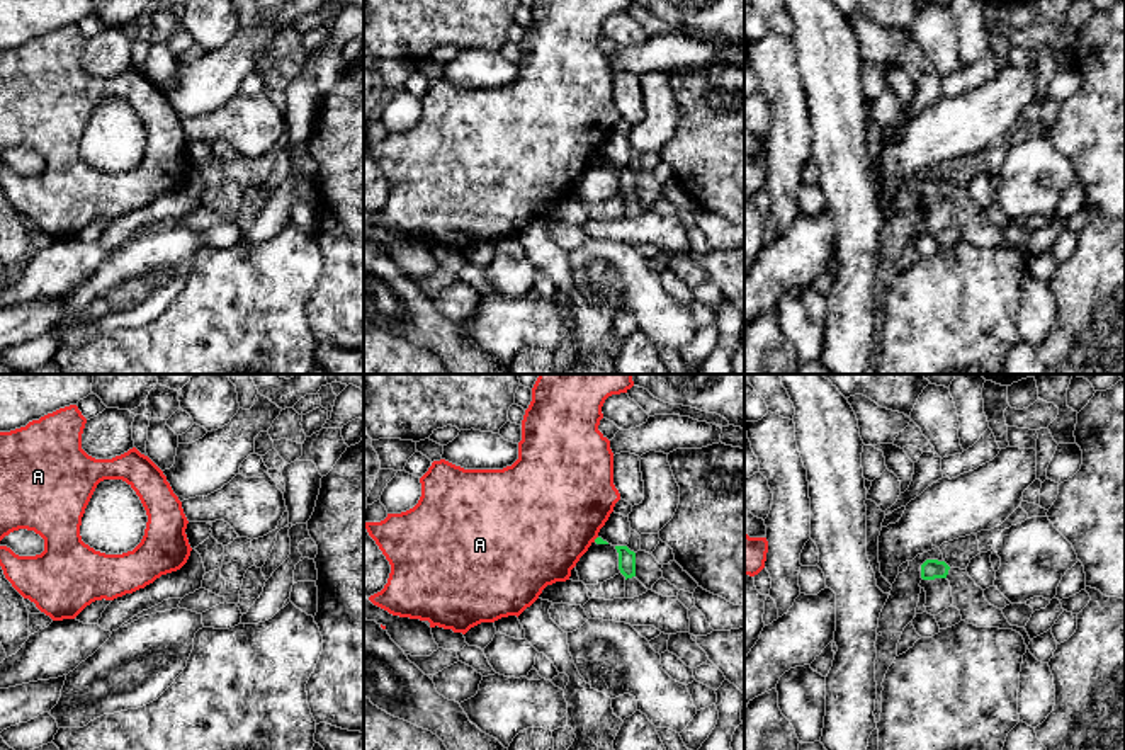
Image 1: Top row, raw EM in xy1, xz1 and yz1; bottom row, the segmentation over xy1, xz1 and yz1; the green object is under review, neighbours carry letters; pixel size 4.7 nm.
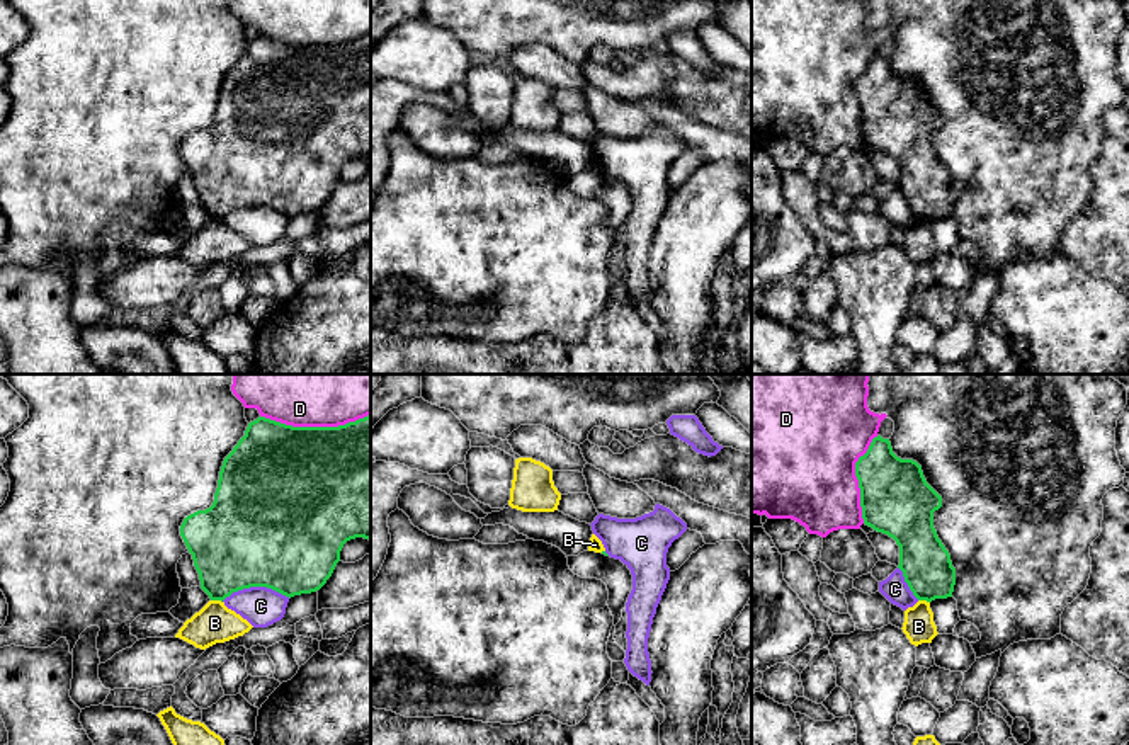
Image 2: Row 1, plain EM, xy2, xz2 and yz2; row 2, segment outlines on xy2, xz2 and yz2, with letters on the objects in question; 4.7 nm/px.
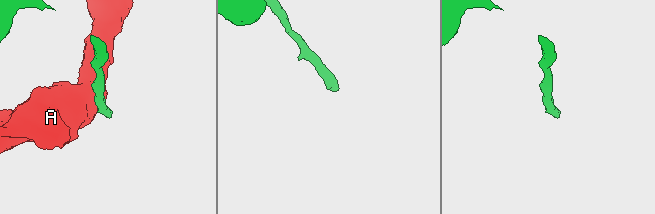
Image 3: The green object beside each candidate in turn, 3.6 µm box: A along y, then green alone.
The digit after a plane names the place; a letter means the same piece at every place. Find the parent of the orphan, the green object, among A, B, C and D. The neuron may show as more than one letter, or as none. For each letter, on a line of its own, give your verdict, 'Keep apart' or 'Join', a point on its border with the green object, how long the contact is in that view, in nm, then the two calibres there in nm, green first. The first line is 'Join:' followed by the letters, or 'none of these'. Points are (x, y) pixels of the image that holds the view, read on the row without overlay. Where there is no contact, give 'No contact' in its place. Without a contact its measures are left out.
Join: none of these
A: Keep apart. Touches green at xz1 (595, 159). Shared border 40 nm. Thickness 30 nm (green) against 480 nm
B: Keep apart. Touches green at xy2 (216, 218). Shared border 60 nm. Thickness 380 nm (green) against 190 nm
C: Keep apart. Touches green at xy2 (255, 204). Shared border 320 nm. Thickness 500 nm (green) against 190 nm
D: Keep apart. Touches green at xy2 (315, 46). Shared border 500 nm. Thickness 500 nm (green) against 220 nm

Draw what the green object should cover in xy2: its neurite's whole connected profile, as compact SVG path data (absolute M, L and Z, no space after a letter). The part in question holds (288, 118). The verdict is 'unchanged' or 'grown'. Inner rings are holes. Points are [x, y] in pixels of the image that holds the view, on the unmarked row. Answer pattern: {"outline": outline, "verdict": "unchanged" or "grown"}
{"outline": "M371 34L338 46L292 46L265 36L250 41L223 80L213 124L187 134L180 155L211 219L223 221L250 206L267 206L289 218L320 209L347 160L371 160Z", "verdict": "unchanged"}

